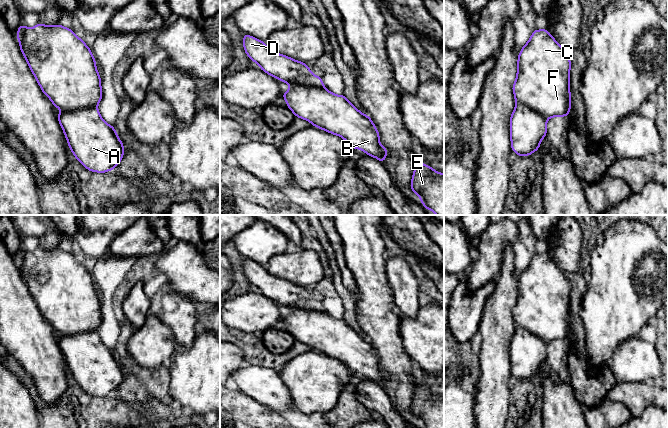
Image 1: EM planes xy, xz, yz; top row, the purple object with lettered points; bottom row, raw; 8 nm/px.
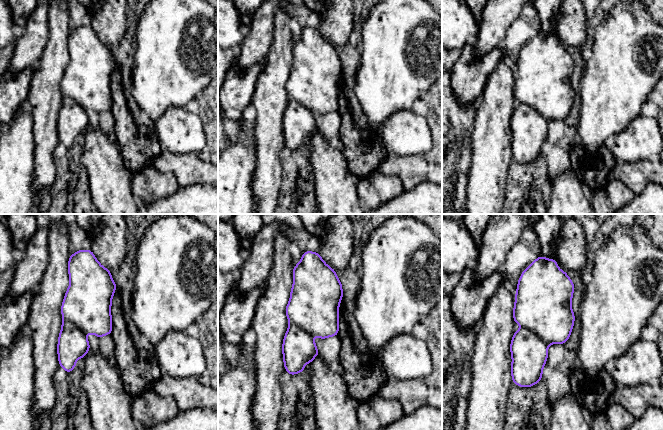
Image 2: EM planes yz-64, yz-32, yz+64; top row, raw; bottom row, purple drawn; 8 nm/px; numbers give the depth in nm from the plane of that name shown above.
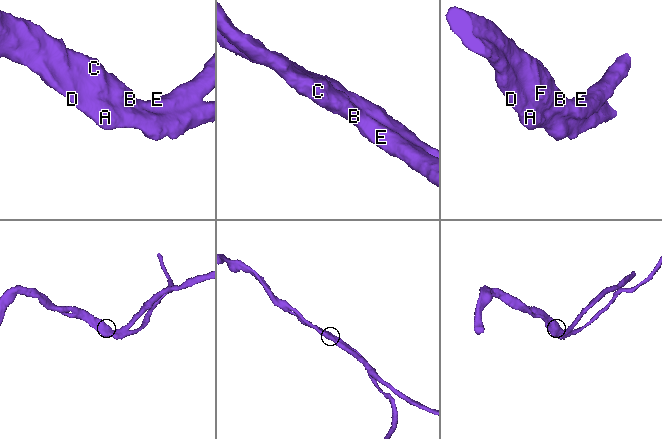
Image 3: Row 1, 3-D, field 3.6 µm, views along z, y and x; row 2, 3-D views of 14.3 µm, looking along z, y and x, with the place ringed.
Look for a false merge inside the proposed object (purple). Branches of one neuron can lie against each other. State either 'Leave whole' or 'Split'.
Leave whole

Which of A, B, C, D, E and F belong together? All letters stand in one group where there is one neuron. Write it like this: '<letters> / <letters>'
A B C D E F

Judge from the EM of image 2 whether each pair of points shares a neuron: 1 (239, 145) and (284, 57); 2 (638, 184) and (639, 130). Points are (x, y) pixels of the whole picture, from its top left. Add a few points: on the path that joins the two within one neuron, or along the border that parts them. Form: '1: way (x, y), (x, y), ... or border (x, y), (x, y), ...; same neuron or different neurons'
1: border (254, 121), (254, 143), (256, 145); different neurons
2: border (652, 159), (641, 159), (635, 162), (617, 161); different neurons

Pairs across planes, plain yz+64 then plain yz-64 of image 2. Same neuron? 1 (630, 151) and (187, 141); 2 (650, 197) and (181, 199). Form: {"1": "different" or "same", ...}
{"1": "same", "2": "same"}

